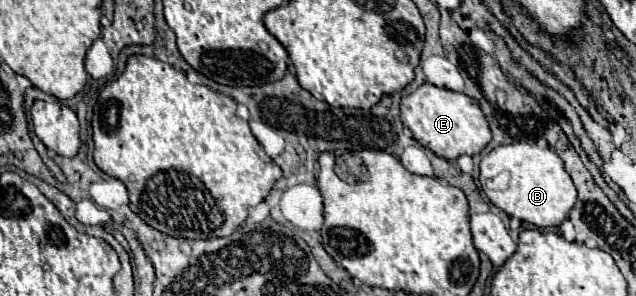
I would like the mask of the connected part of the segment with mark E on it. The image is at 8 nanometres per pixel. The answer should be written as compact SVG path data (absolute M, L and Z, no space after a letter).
M421 84L417 90L401 98L401 120L421 146L445 160L455 160L461 154L479 154L491 140L487 118L477 100L433 84Z

